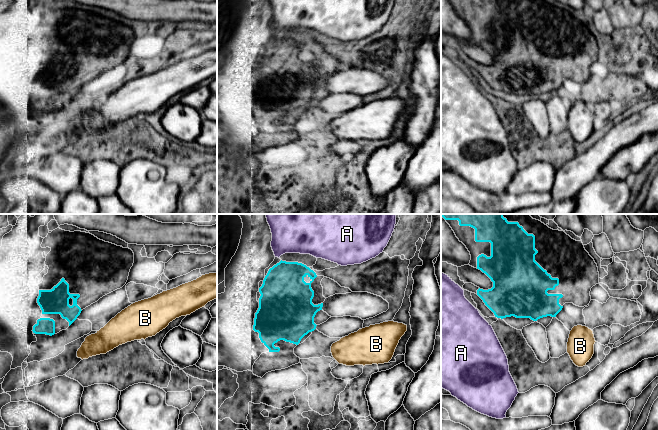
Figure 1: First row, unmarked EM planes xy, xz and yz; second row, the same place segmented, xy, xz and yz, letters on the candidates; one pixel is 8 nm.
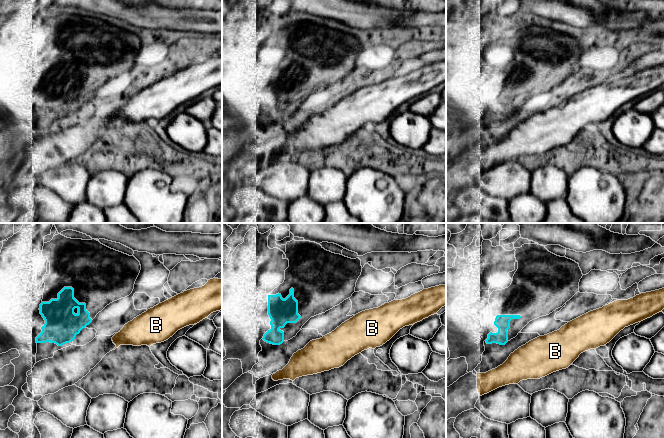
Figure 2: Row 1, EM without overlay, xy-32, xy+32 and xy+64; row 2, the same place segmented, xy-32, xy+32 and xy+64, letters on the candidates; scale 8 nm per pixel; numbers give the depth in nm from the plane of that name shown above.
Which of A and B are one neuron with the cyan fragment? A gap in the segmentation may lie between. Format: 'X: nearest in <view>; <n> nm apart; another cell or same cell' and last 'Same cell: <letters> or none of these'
A: nearest in xz; 30 nm apart; another cell
B: nearest in xy; 160 nm apart; another cell
Same cell: none of these

